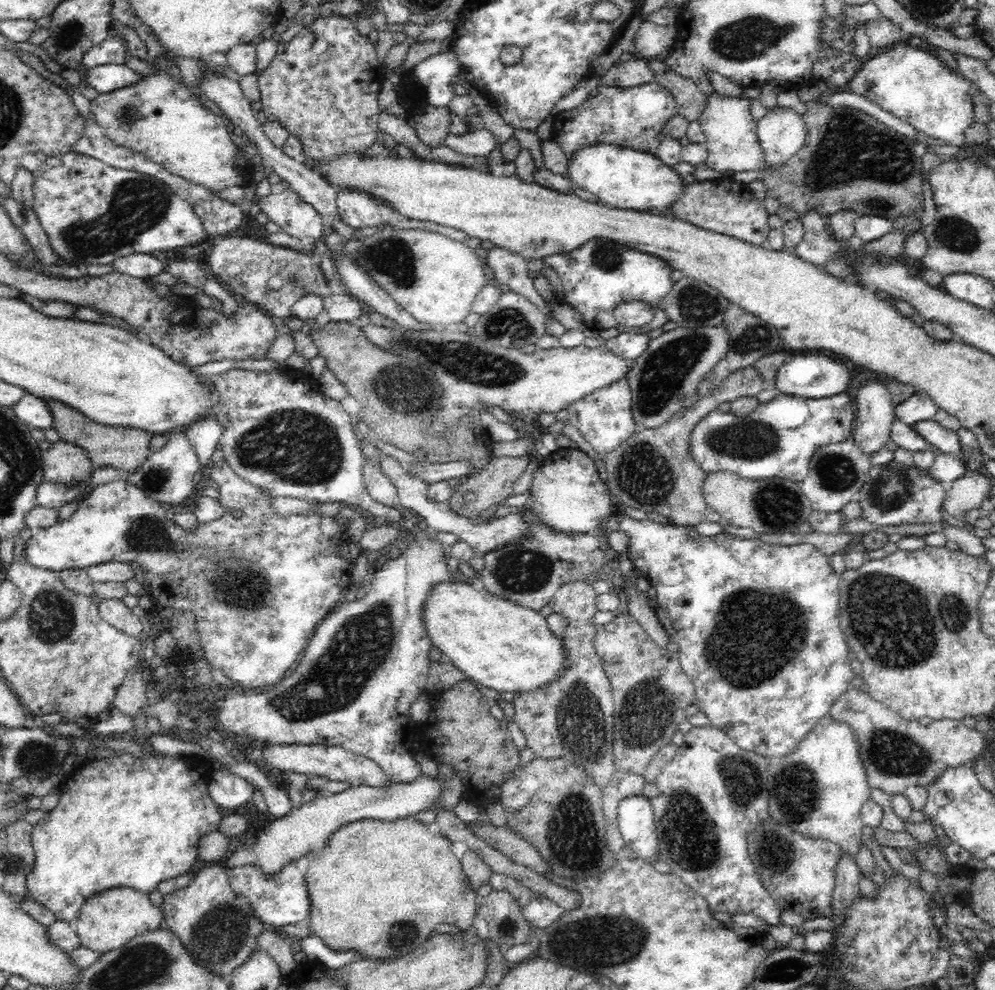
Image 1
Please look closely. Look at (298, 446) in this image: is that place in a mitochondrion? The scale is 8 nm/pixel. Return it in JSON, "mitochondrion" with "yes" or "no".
{"mitochondrion":"yes"}

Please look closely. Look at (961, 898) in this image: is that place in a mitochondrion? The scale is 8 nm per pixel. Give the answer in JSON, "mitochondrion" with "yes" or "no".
{"mitochondrion":"no"}

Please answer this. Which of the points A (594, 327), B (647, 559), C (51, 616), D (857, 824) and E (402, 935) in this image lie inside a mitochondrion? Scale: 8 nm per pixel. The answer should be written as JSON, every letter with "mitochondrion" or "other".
{"A":"other","B":"other","C":"mitochondrion","D":"other","E":"mitochondrion"}

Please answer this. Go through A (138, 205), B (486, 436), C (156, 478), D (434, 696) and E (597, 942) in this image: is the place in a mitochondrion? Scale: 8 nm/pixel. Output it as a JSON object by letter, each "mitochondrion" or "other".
{"A":"mitochondrion","B":"other","C":"mitochondrion","D":"other","E":"mitochondrion"}

